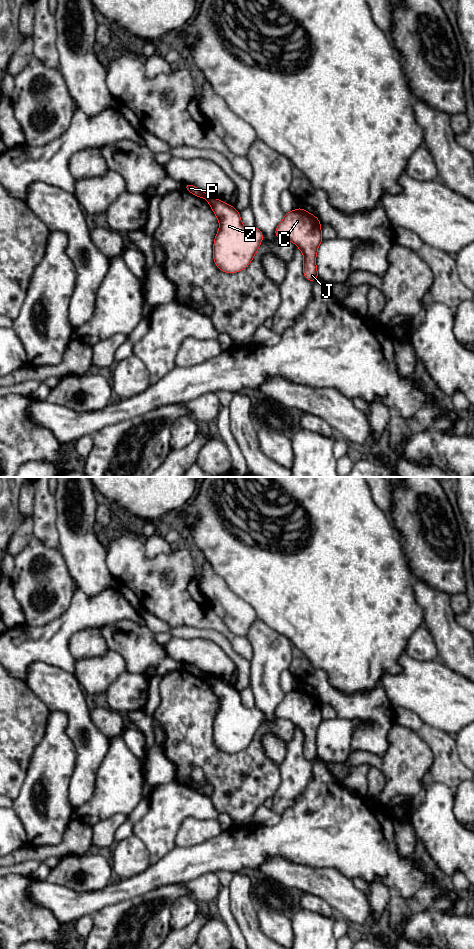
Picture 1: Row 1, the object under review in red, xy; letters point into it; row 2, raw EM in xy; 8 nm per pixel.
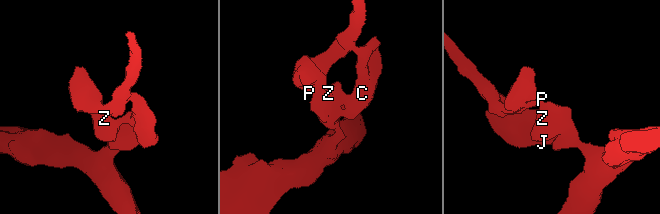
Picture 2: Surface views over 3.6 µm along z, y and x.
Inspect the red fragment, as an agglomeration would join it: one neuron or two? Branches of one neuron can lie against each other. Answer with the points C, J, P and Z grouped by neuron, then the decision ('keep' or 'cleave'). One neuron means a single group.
C J Z / P; cleave

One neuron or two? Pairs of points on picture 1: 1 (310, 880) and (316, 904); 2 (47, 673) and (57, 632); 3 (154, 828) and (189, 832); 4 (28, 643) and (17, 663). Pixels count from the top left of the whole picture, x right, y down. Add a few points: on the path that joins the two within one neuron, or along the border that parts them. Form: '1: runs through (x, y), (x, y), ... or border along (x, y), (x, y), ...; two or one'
1: border along (302, 891), (321, 897), (333, 909); two
2: border along (26, 669), (33, 662), (46, 662), (71, 673); two
3: border along (197, 818), (182, 822), (175, 845); two
4: runs through (23, 648), (17, 654), (17, 658); one

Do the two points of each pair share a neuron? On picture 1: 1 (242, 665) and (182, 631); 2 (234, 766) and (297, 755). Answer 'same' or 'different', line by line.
1: same
2: different

